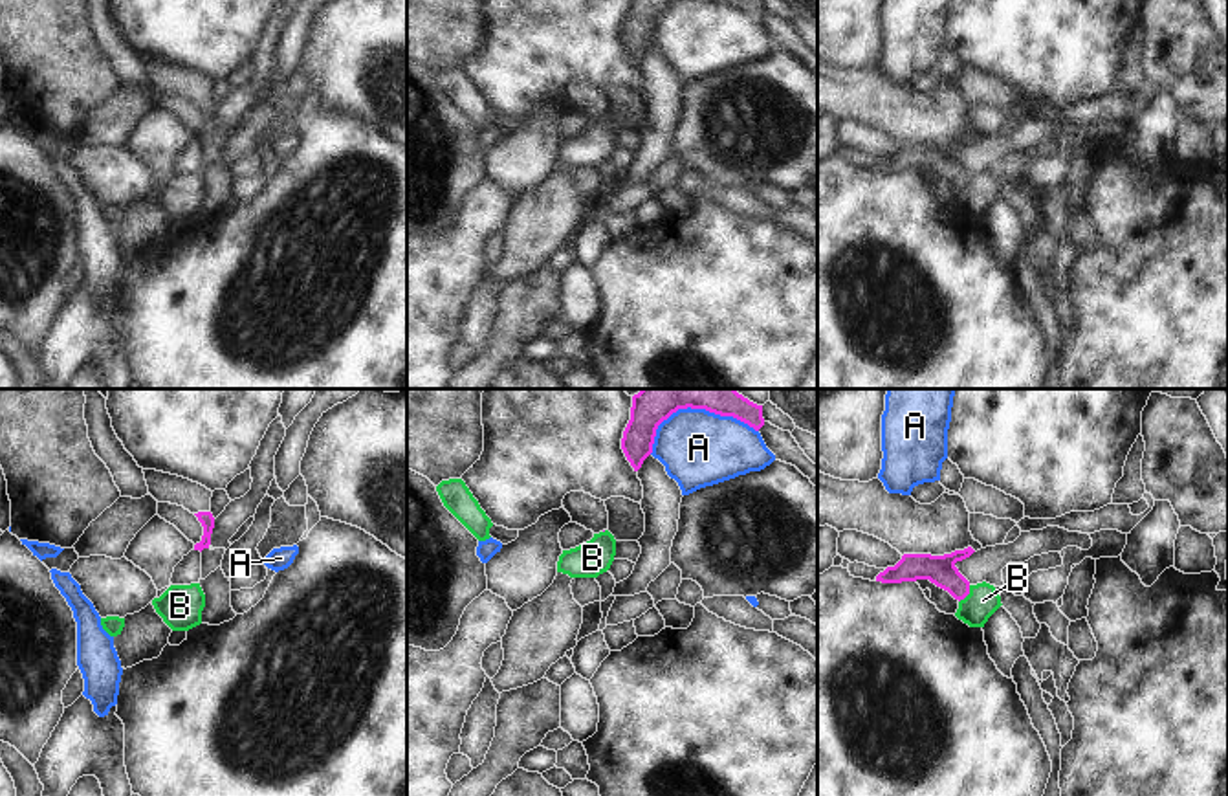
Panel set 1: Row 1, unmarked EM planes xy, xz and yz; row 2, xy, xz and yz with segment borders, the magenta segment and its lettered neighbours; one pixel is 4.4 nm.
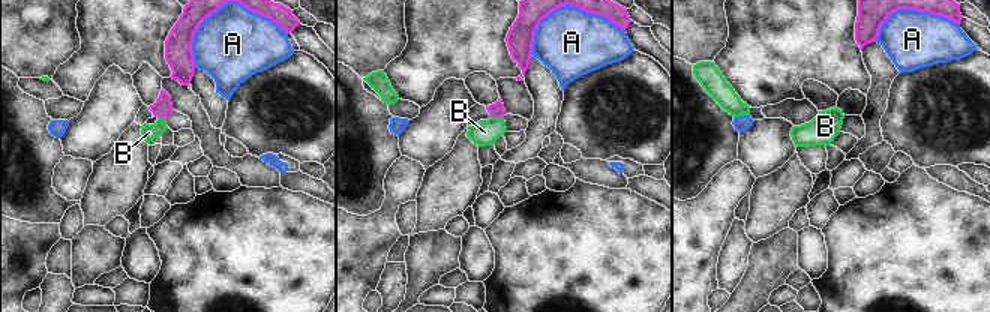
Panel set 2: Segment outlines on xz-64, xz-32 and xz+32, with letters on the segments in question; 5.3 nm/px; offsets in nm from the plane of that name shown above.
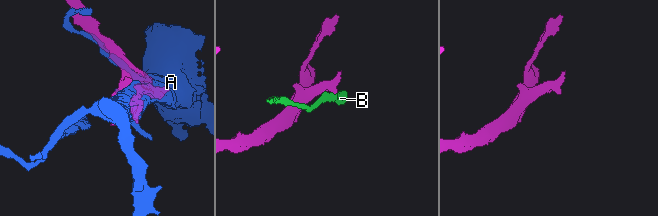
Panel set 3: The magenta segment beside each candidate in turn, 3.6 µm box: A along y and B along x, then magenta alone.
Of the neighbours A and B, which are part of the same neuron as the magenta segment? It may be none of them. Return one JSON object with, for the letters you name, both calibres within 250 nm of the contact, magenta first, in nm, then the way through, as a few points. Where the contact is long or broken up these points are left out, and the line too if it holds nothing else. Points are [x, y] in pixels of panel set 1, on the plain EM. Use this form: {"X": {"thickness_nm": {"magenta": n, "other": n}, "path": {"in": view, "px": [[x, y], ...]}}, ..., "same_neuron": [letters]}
{"same_neuron": []}

